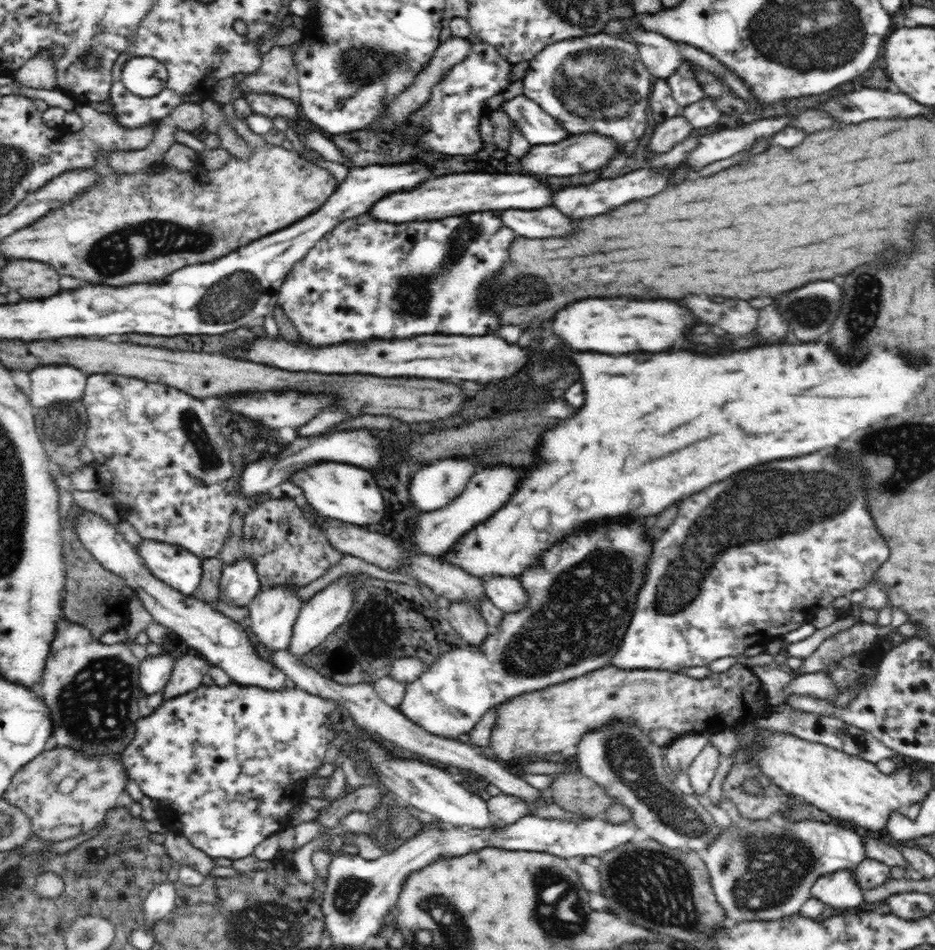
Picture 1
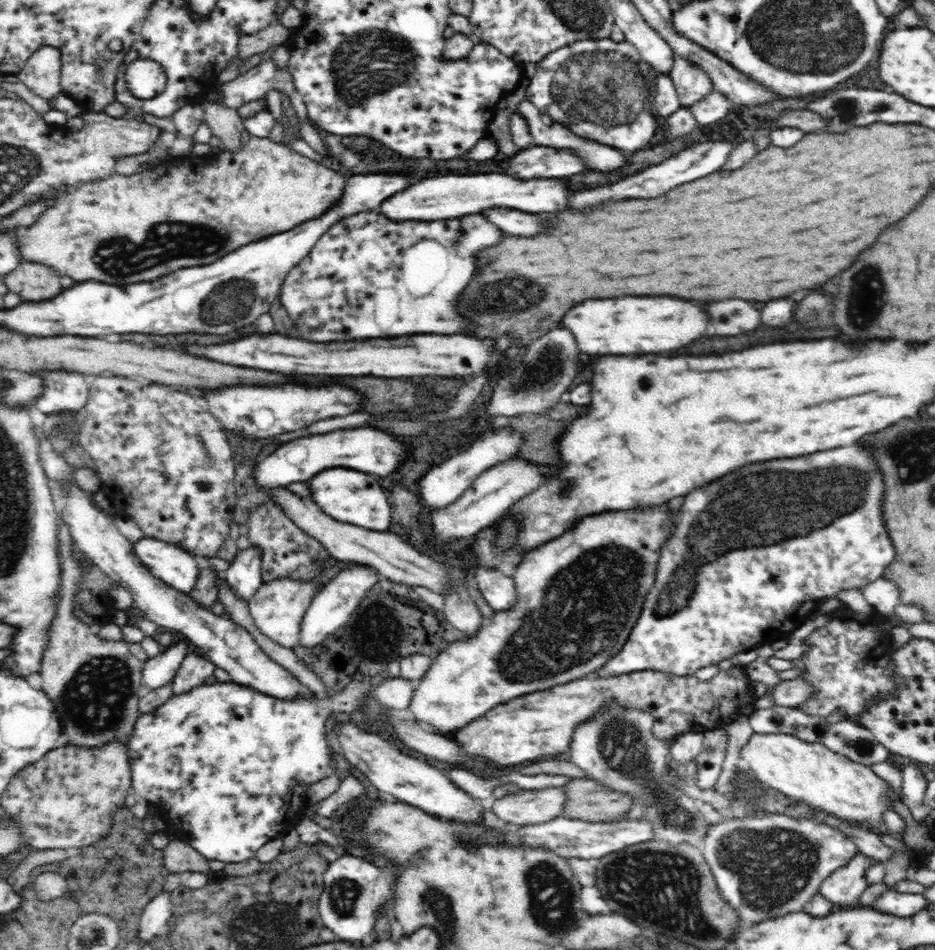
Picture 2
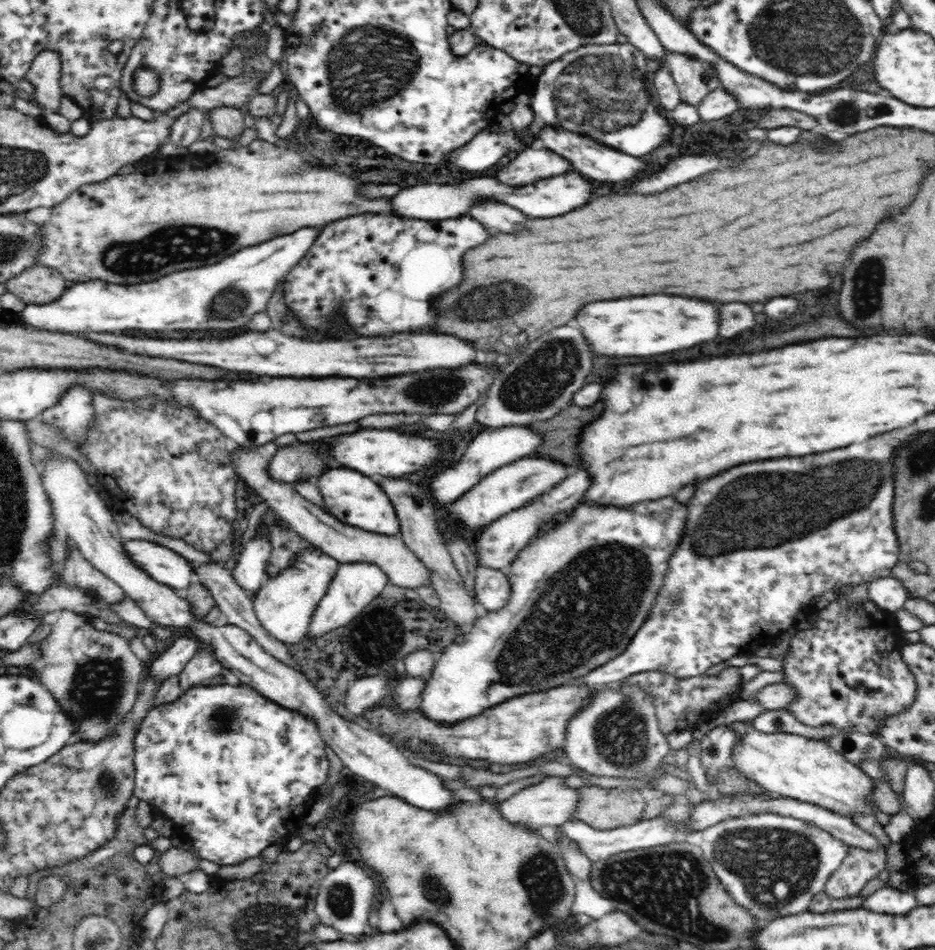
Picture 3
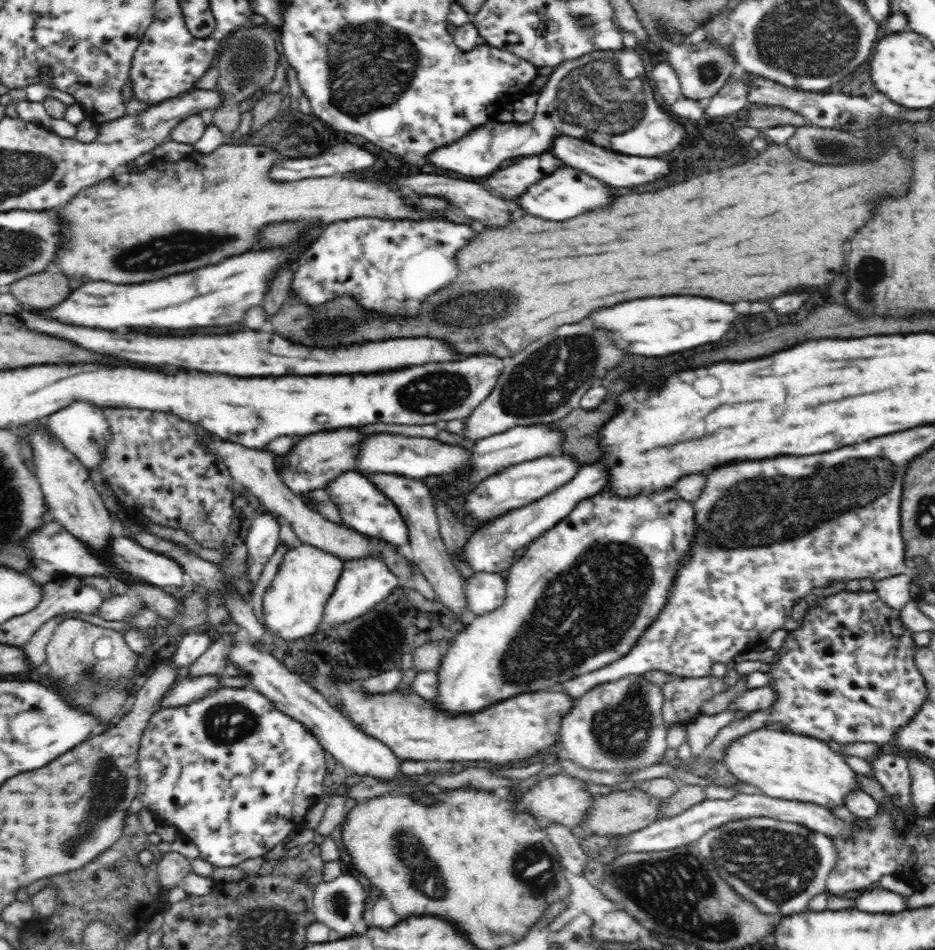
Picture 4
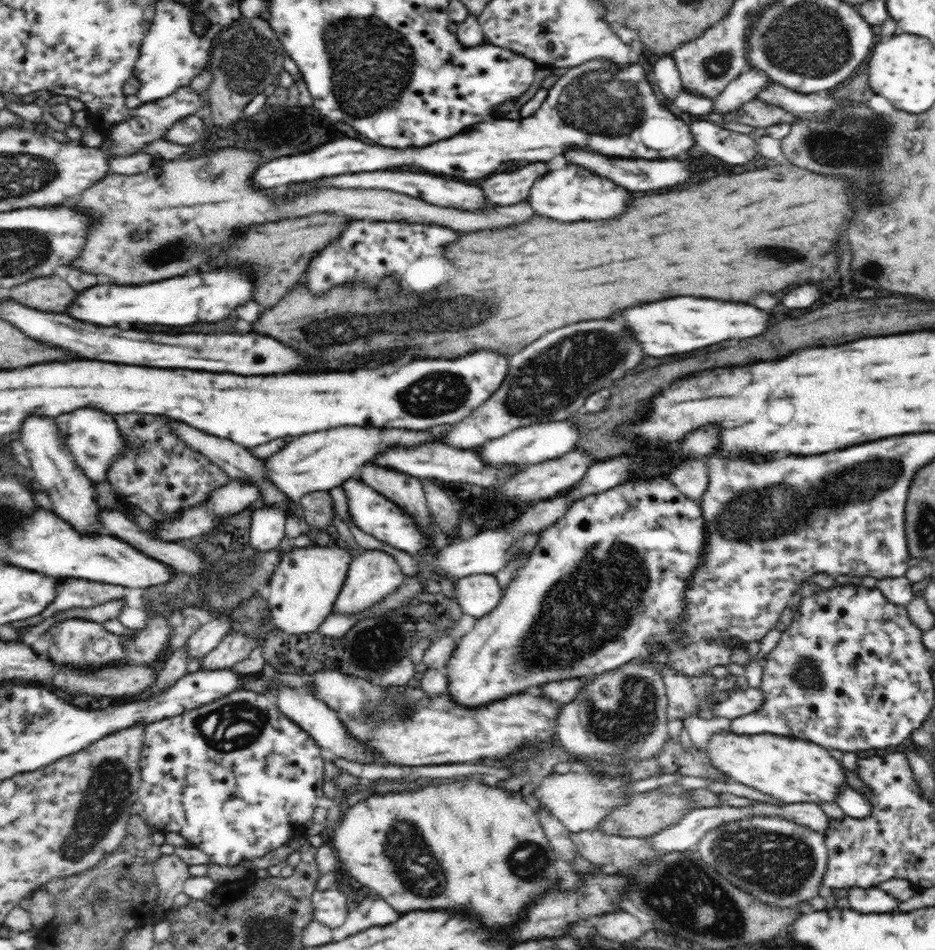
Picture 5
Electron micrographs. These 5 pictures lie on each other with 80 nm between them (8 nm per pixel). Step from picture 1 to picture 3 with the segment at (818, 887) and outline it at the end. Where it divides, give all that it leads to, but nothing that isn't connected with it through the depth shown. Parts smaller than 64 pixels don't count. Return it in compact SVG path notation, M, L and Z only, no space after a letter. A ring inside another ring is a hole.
M886 845L873 851L850 847L842 864L831 874L823 890L830 898L855 896L872 878L886 871Z

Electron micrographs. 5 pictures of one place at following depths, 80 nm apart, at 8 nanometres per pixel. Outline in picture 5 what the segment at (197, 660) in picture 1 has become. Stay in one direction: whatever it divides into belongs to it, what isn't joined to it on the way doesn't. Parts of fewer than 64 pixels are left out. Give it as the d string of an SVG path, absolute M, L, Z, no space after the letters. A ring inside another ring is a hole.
M228 633L218 642L218 646L202 658L202 668L206 670L229 669L234 664L246 660L252 652L248 635Z

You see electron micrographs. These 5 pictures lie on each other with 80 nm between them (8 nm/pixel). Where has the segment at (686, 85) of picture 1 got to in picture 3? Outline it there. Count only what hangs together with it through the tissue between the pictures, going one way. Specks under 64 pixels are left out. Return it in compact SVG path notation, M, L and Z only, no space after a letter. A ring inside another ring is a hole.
M668 51L664 65L672 73L676 82L681 102L698 106L720 86L718 71L711 68L710 63L701 62L696 57L690 57L678 52Z

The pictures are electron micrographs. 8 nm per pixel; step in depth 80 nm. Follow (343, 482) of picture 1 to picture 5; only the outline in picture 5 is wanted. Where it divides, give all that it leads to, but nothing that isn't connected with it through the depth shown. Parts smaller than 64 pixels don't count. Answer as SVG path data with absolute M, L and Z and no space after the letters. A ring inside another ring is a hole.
M351 477L342 484L345 494L348 499L349 513L353 523L366 532L370 536L374 536L398 550L408 552L410 555L415 556L428 546L430 539L424 535L424 531L416 525L416 519L412 515L408 515L404 509L400 508L395 502L389 498L382 496L367 484L364 484L357 477Z

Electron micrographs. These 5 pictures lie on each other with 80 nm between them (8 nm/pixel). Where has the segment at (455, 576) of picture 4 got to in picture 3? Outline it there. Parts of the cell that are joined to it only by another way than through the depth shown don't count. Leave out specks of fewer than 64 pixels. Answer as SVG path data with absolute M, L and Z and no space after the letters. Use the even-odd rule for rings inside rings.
M374 478L386 492L394 505L396 516L400 519L399 536L405 545L418 557L424 567L430 571L431 587L436 591L440 599L439 608L443 610L447 618L454 621L462 629L469 629L474 626L483 611L475 602L473 595L466 589L461 575L458 573L451 554L448 552L447 544L438 530L438 518L436 508L432 505L430 496L426 494L424 488L410 480L400 480L400 478Z

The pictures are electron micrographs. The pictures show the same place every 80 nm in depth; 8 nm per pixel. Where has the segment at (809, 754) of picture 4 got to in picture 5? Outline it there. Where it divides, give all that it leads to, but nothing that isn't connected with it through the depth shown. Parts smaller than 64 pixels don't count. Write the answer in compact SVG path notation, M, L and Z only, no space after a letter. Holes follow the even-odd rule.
M722 729L710 737L704 751L709 756L715 770L723 772L730 781L740 782L744 786L756 788L756 790L764 794L770 794L770 796L787 804L794 802L834 803L836 795L839 795L839 790L847 786L846 775L844 774L846 768L843 768L841 761L834 759L828 748L808 740L776 736L775 734L738 735L728 731L728 729Z

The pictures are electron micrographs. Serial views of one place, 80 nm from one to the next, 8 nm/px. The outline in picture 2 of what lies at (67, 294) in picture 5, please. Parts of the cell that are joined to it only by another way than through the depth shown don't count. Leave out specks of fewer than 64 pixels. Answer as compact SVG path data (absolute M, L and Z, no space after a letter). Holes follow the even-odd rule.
M24 260L16 270L6 274L2 281L10 292L19 294L22 301L40 302L62 292L60 278L56 269Z

